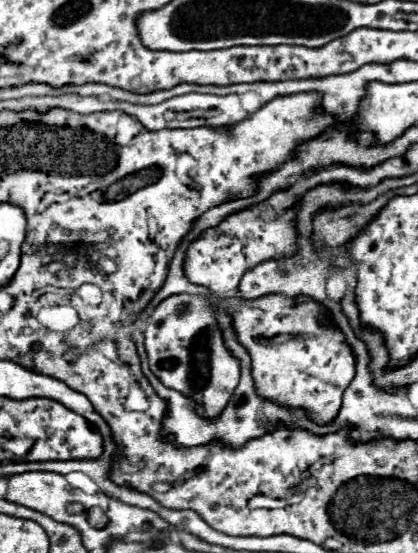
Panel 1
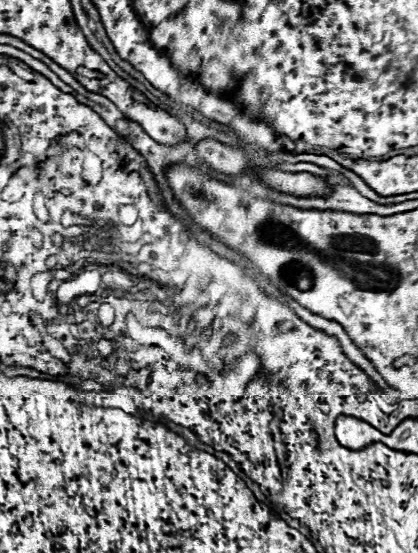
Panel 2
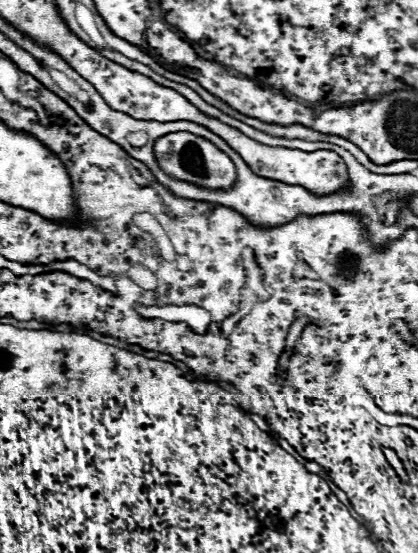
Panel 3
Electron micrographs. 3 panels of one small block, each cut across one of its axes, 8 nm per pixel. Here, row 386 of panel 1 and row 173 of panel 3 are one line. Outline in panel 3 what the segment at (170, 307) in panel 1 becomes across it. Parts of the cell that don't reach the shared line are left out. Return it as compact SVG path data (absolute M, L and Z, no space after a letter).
M174 132L174 134L166 134L166 136L158 138L154 148L158 152L156 160L158 160L160 168L164 168L164 172L168 172L170 176L176 176L180 180L188 180L188 182L204 186L204 188L230 188L236 180L234 162L206 138L194 136L190 132Z

